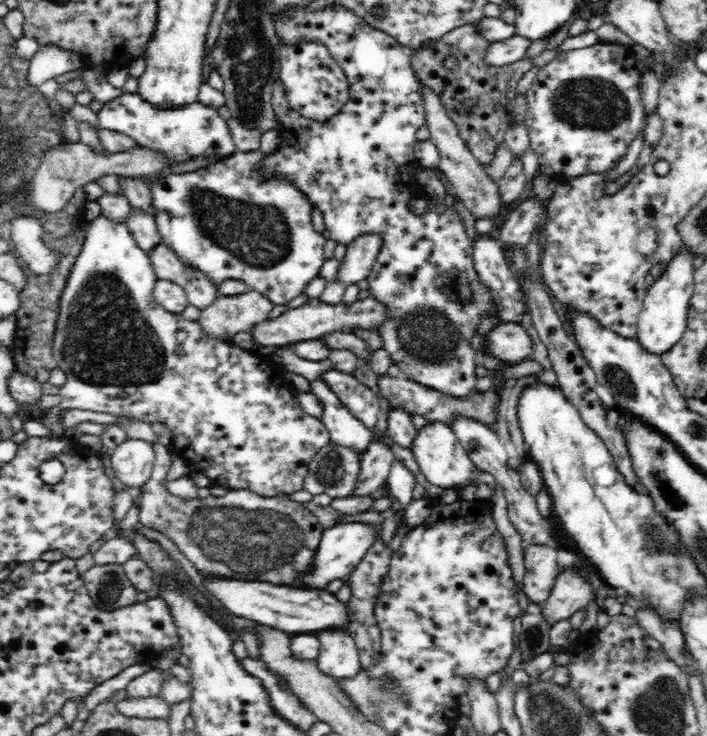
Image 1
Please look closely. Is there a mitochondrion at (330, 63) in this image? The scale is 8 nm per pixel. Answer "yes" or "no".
no

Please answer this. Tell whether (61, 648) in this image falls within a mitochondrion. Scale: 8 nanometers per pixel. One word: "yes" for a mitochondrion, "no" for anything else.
no

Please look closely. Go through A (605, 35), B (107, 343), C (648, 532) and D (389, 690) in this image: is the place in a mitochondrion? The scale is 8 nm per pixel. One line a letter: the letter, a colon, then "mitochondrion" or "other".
A: other
B: mitochondrion
C: mitochondrion
D: mitochondrion

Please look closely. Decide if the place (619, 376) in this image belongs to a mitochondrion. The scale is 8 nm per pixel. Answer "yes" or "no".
yes

